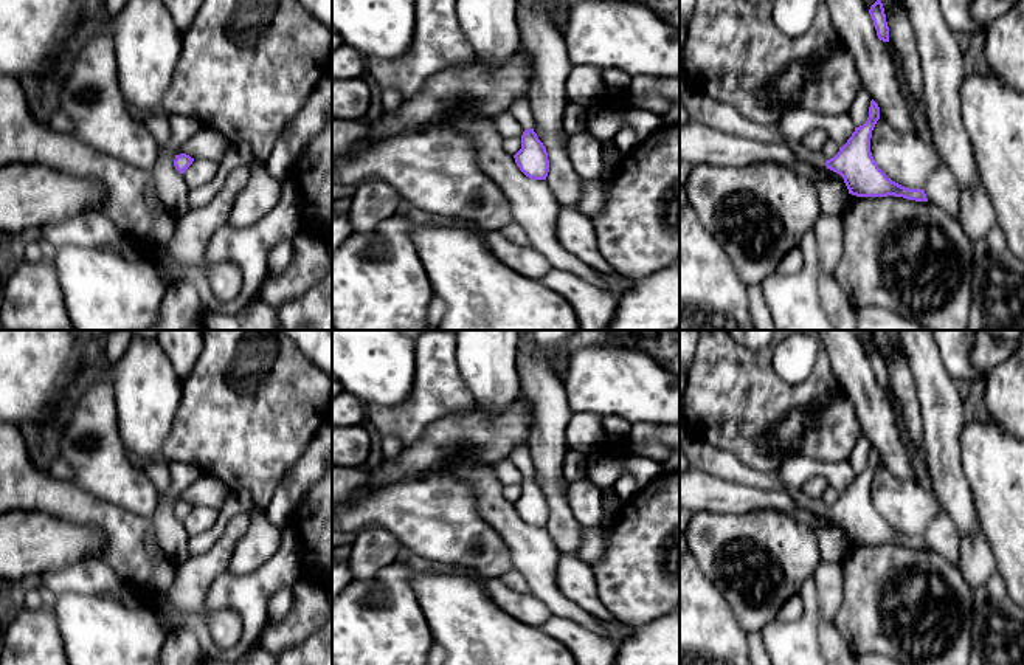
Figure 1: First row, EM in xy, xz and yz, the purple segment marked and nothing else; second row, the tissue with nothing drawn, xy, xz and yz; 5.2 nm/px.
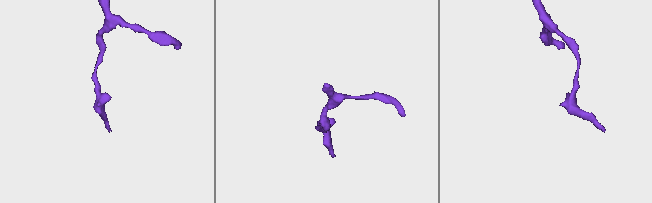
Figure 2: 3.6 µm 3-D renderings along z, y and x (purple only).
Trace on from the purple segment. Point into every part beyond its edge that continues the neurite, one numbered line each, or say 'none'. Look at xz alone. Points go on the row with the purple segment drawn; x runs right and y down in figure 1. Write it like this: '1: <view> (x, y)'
1: xz (520, 109)

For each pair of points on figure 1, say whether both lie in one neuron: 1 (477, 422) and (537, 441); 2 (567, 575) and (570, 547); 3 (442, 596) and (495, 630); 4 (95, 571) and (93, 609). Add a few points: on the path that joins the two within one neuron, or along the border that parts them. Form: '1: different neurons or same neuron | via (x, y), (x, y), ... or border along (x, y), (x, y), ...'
1: different neurons | border along (525, 402), (529, 411), (526, 442)
2: different neurons | border along (560, 554), (577, 557)
3: same neuron | via (455, 608), (473, 627), (483, 630)
4: different neurons | border along (58, 594), (83, 592), (98, 597)

